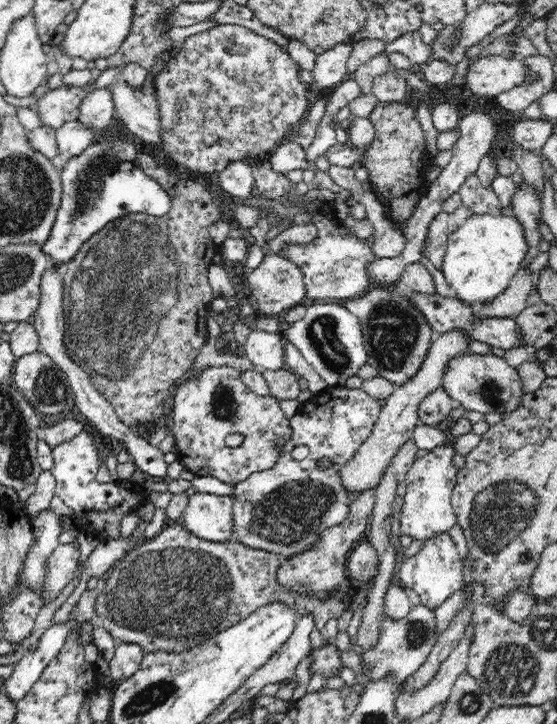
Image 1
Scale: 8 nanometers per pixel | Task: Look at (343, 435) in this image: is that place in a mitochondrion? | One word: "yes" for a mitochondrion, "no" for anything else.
no

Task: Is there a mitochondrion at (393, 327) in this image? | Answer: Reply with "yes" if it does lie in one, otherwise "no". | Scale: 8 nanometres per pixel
yes

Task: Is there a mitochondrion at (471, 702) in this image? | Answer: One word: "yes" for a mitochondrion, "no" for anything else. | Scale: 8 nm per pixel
yes

